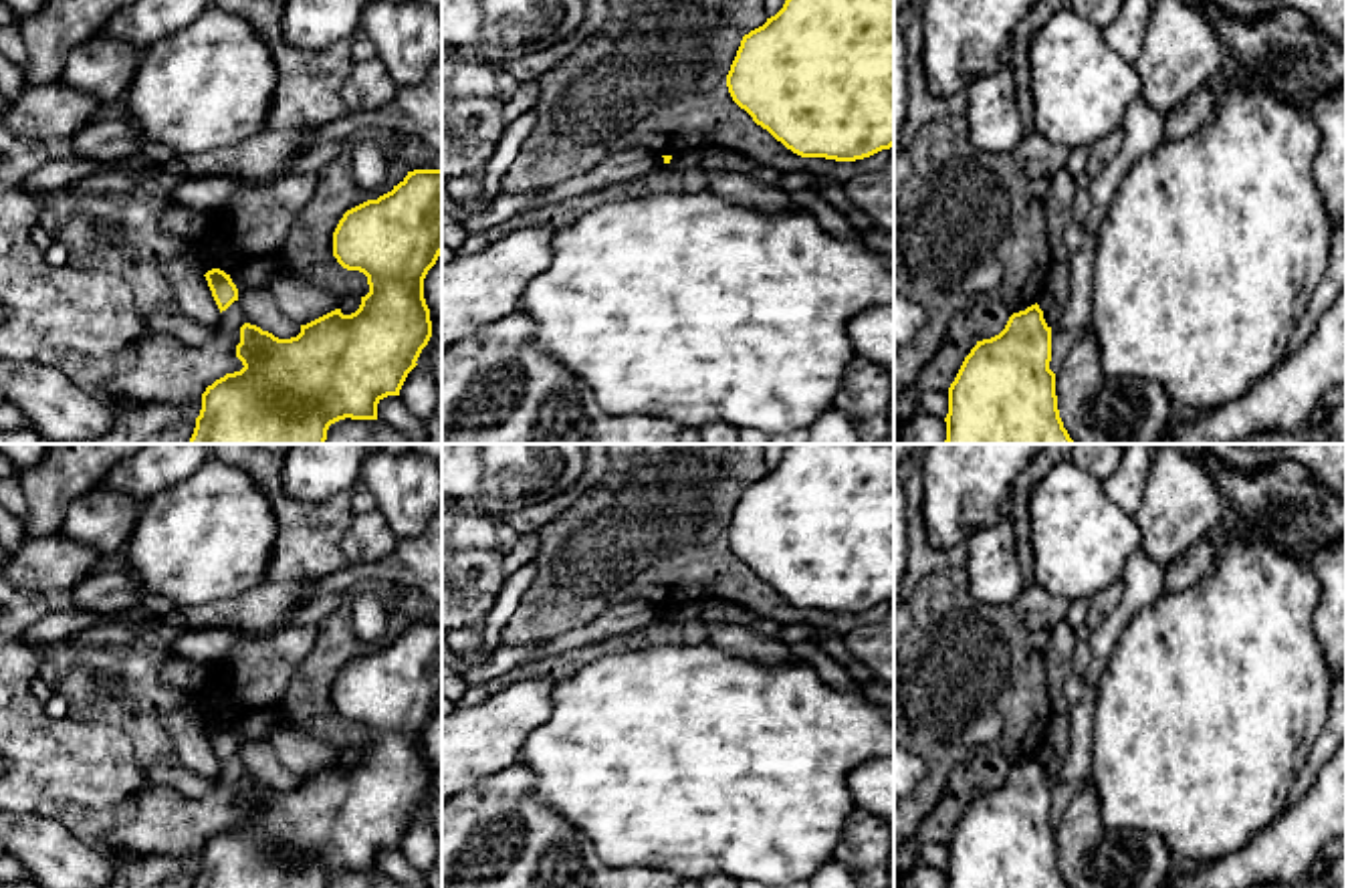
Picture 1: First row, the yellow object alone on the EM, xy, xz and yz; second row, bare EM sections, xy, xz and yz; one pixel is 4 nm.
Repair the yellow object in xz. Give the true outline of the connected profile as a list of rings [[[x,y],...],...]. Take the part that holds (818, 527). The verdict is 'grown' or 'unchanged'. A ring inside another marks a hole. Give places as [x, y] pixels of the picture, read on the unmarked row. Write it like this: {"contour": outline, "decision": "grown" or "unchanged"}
{"contour": [[[793,444],[783,460],[767,474],[743,488],[726,527],[733,553],[745,561],[757,577],[801,609],[825,609],[856,614],[894,597],[894,444]]], "decision": "unchanged"}

